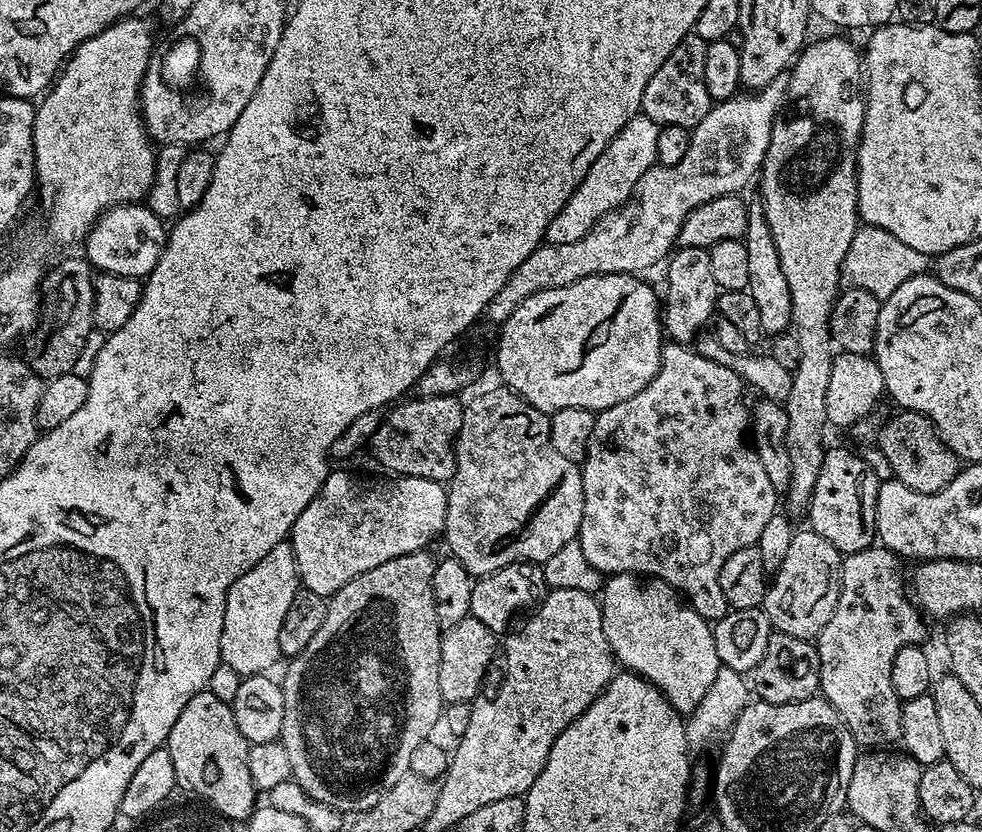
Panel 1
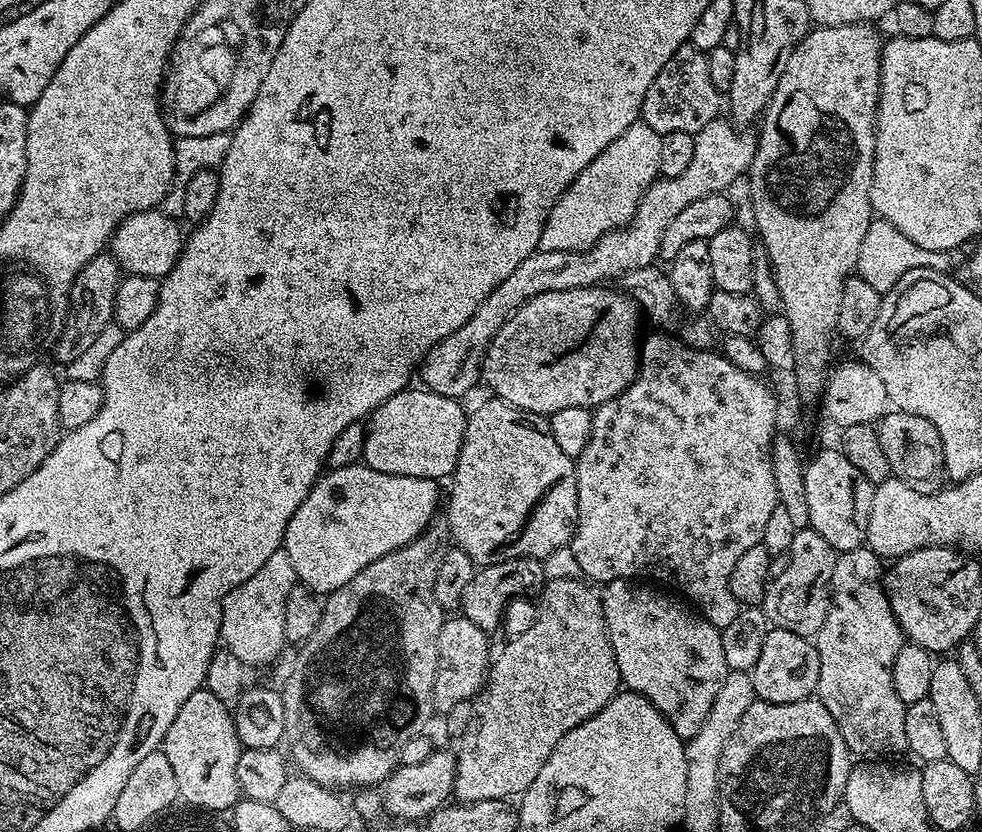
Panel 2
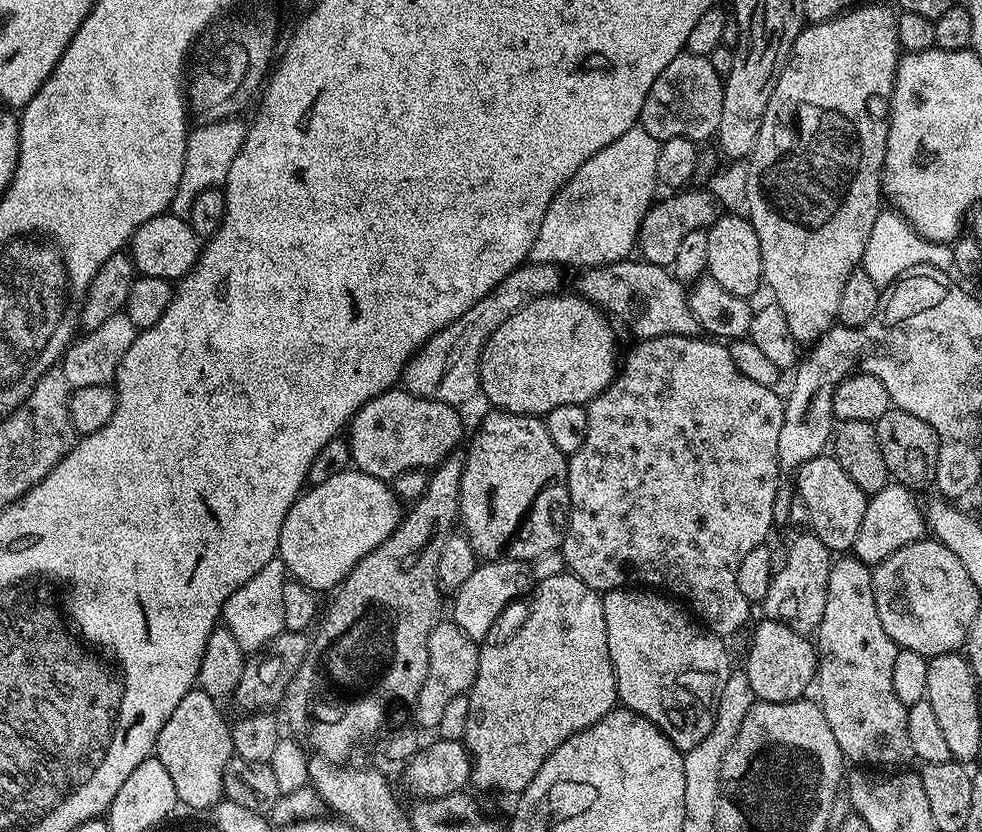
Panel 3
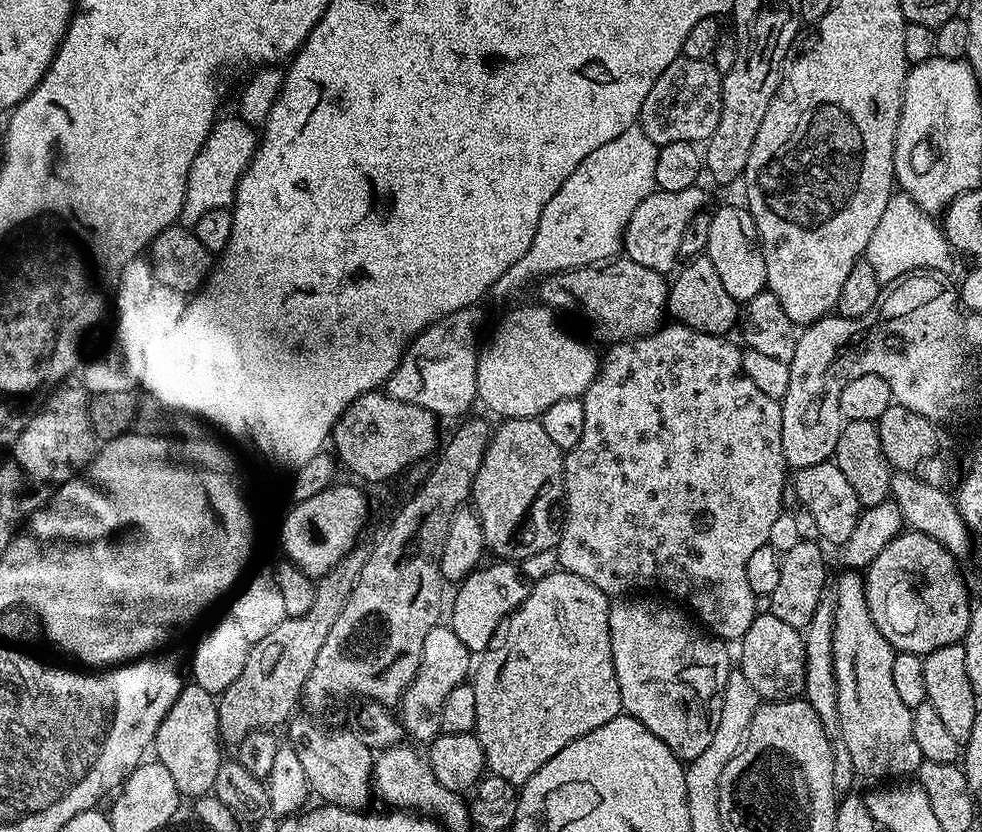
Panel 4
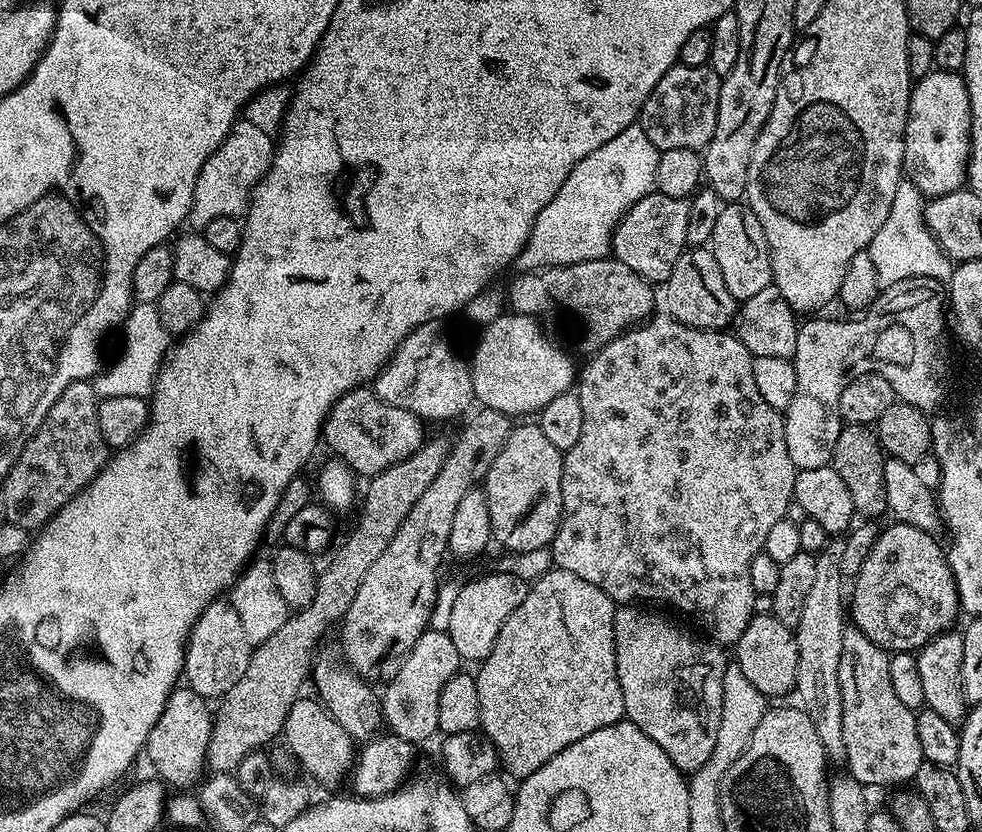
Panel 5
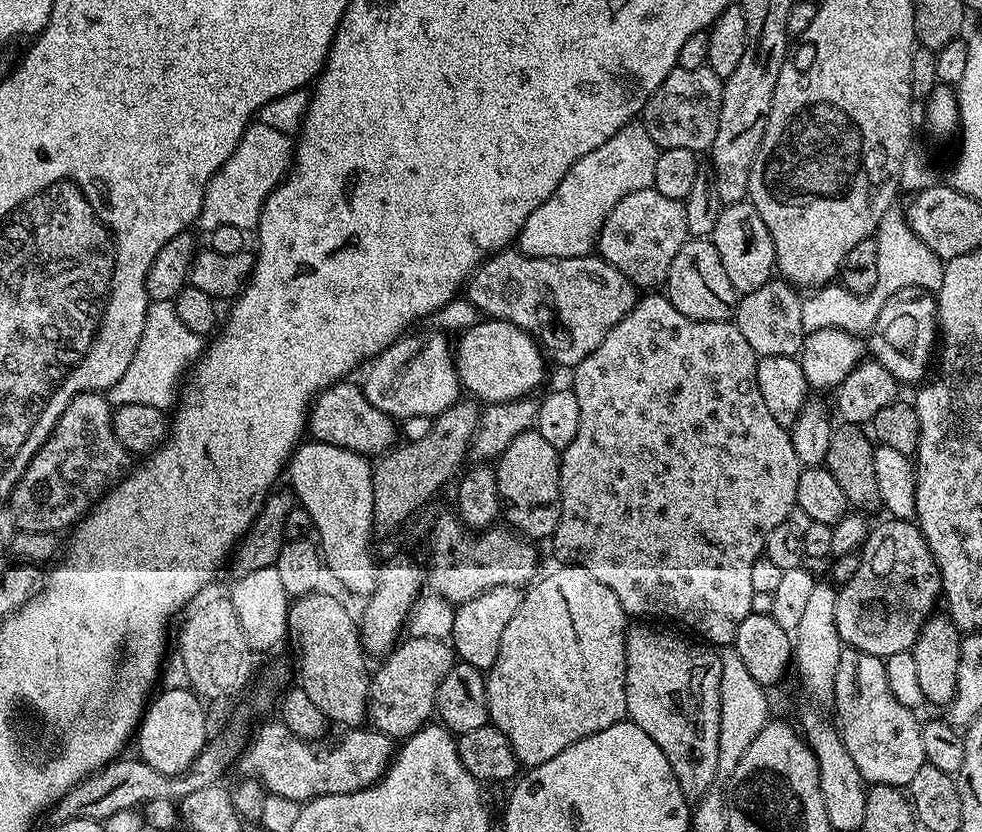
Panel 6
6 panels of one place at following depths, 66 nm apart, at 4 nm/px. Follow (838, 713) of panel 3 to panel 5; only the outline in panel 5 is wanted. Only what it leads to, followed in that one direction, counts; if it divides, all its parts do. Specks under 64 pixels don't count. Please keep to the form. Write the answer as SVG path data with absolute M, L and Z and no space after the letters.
M855 626L845 627L842 638L842 662L838 670L838 682L842 686L842 738L846 750L846 772L859 784L872 788L888 788L891 784L904 786L915 781L918 770L925 764L922 746L918 742L916 712L902 706L894 694L890 682L889 653L880 648Z

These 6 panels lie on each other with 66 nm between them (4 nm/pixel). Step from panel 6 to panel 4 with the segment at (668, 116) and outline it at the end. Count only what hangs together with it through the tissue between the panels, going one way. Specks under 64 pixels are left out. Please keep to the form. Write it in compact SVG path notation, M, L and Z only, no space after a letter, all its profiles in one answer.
M679 56L650 86L646 102L642 102L638 127L657 146L670 142L706 142L714 134L722 110L722 74L711 60L695 60Z

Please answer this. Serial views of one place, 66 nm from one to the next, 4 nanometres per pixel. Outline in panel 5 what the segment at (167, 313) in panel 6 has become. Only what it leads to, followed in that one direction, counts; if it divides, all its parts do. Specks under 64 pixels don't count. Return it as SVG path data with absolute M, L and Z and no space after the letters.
M153 301L135 303L122 326L124 346L114 364L97 373L92 385L99 399L106 397L149 397L155 387L160 366L171 347L172 334L161 320L159 307Z

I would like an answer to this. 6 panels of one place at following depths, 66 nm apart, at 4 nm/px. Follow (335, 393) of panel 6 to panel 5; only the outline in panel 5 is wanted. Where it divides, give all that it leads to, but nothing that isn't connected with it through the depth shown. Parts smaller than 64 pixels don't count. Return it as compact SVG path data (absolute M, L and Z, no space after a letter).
M361 386L334 402L324 419L322 440L328 443L331 455L343 460L357 477L371 478L420 448L426 439L424 428L425 421L410 410L390 406L377 398L371 387Z

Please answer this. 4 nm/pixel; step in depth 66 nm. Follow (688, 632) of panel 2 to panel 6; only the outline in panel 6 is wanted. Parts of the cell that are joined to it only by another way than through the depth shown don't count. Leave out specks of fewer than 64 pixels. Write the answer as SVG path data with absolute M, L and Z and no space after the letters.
M629 627L626 642L626 710L627 719L634 721L666 754L666 762L678 778L678 786L689 802L695 802L717 783L718 726L720 725L720 652L703 643L687 644L668 632L656 628Z

